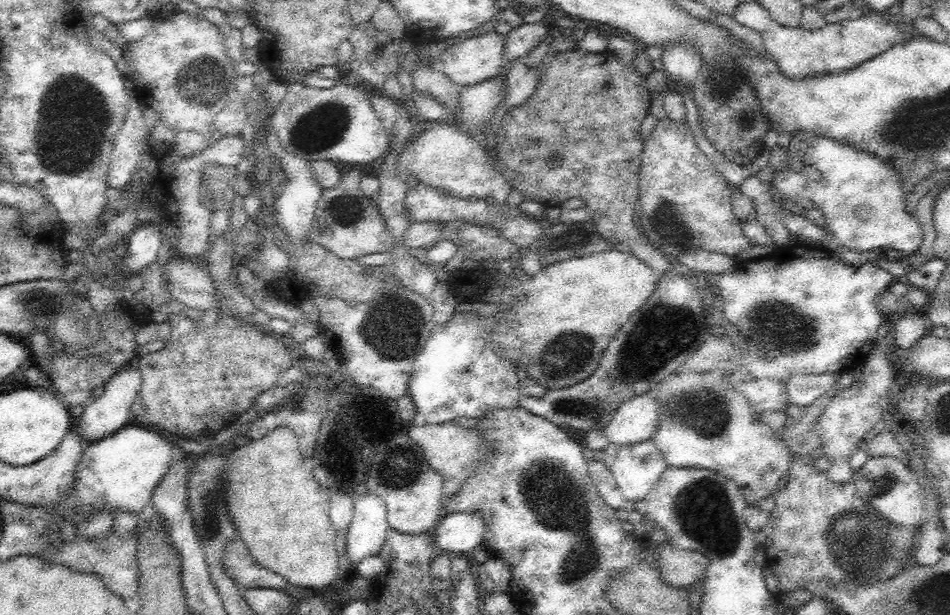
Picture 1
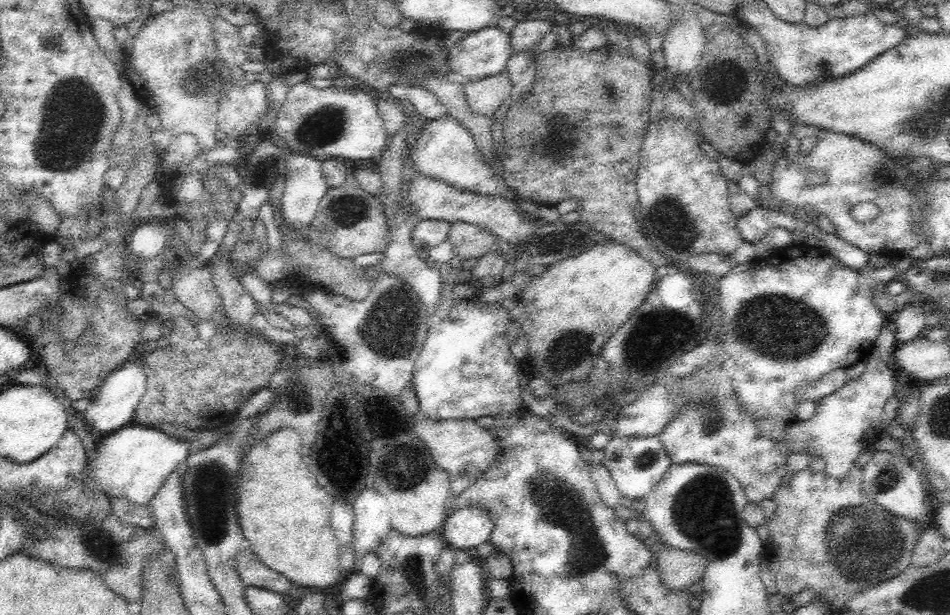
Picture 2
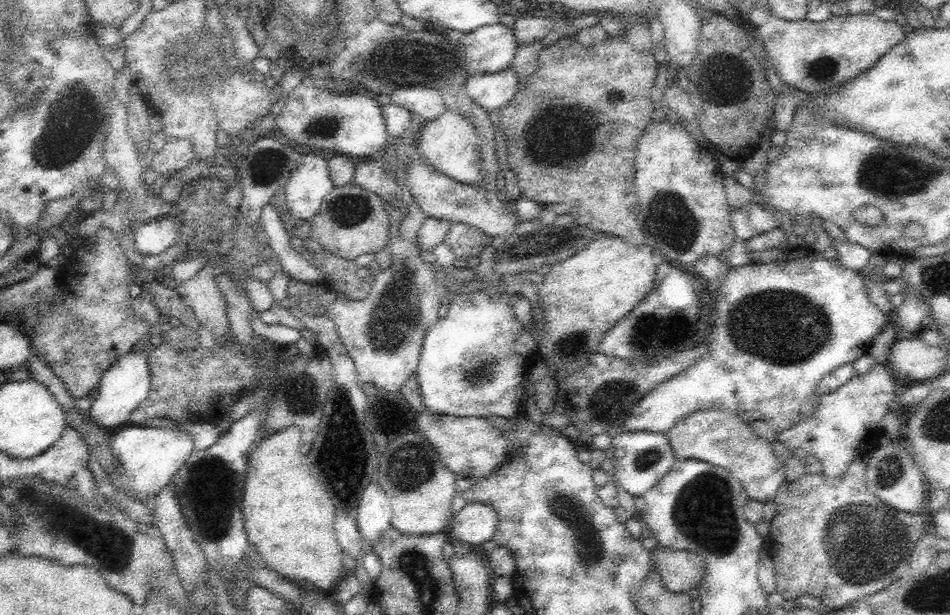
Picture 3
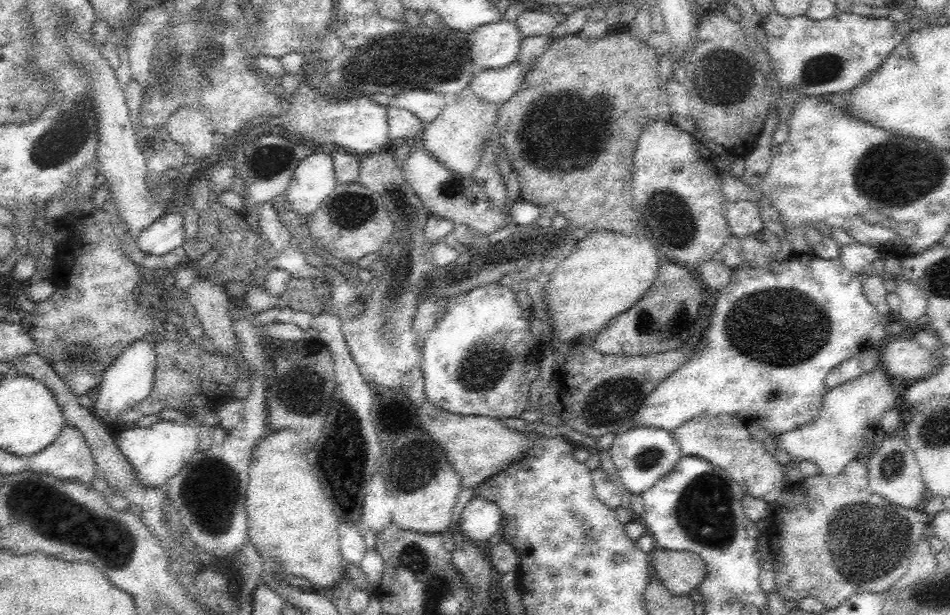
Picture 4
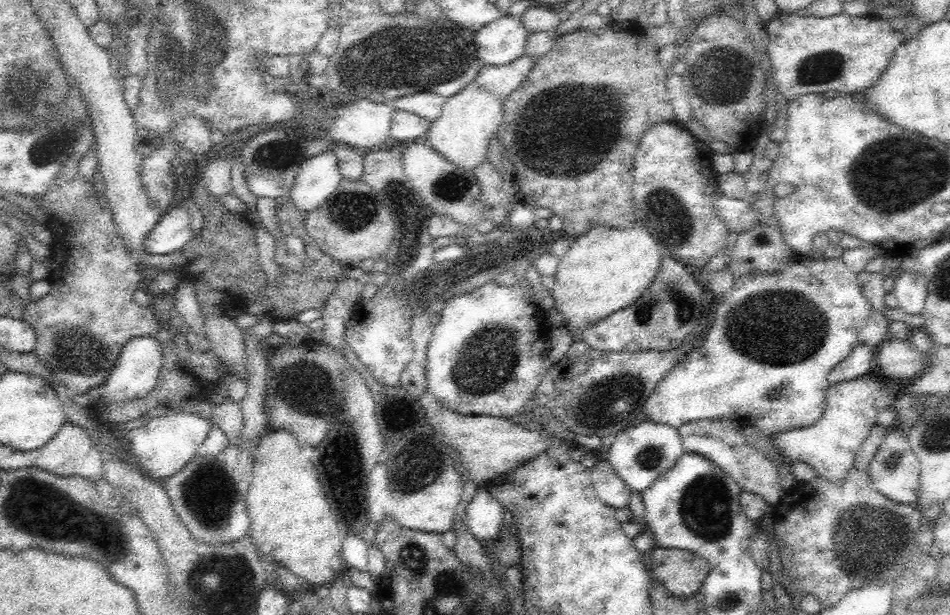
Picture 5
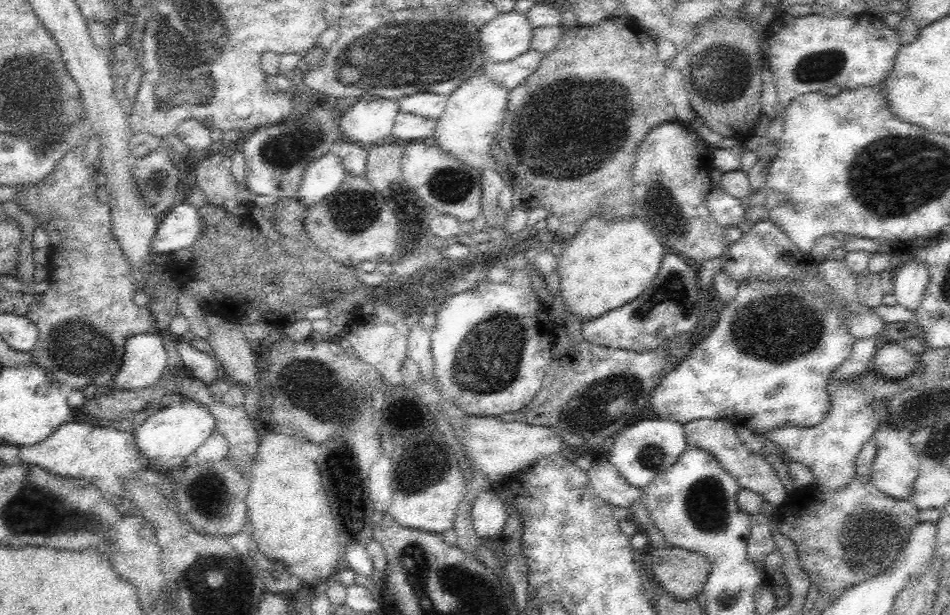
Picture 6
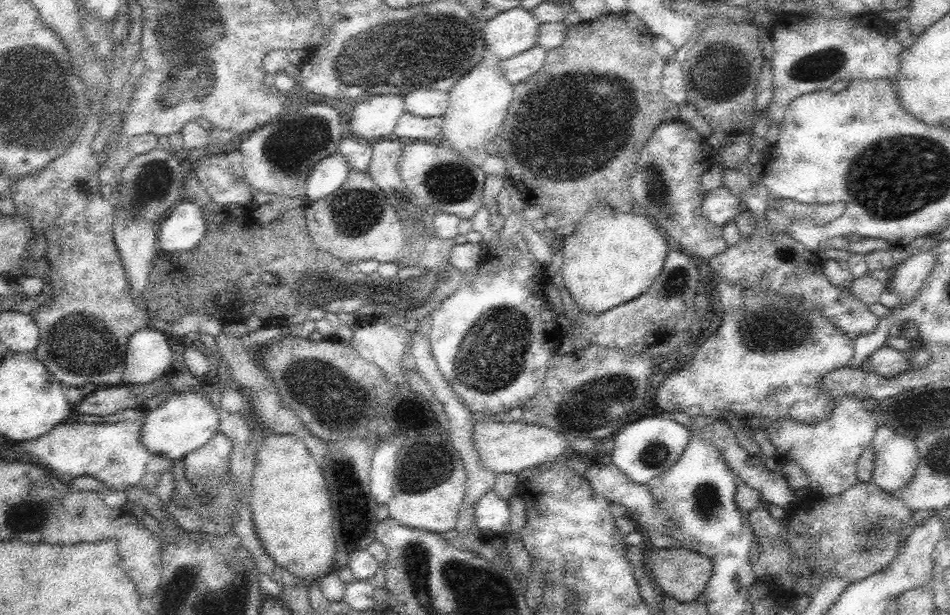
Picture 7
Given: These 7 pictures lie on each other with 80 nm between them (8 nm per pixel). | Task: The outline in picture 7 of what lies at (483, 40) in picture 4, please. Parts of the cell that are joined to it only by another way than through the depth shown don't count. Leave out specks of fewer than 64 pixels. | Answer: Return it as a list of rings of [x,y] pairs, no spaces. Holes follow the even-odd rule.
[[[522,7],[498,12],[483,29],[484,42],[497,58],[506,60],[536,46],[542,22]]]

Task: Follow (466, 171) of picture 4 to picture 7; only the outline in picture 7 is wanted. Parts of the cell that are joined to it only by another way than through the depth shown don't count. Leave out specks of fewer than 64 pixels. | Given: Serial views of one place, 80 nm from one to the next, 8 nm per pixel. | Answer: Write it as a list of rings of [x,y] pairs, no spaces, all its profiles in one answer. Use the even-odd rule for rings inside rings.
[[[488,58],[470,68],[447,92],[449,103],[443,116],[442,132],[446,146],[460,152],[487,175],[506,174],[506,162],[502,158],[488,158],[487,144],[500,132],[500,124],[513,99],[513,86],[499,67],[498,58]]]

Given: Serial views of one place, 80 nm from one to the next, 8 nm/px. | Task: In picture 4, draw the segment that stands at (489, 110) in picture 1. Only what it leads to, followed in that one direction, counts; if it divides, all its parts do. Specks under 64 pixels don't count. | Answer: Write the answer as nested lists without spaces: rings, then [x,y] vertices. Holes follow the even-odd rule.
[[[519,60],[498,69],[475,66],[469,85],[478,98],[499,107],[518,92],[528,71],[529,67]]]

